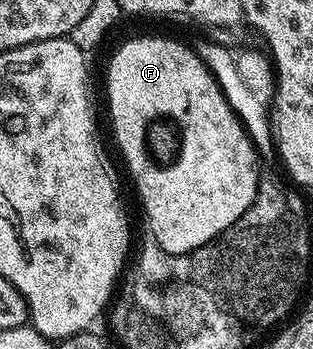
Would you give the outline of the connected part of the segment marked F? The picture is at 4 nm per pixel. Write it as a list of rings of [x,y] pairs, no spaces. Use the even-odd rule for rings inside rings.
[[[140,36],[137,40],[126,41],[108,64],[108,112],[112,115],[112,132],[116,135],[116,144],[124,155],[124,164],[132,175],[132,184],[140,195],[140,204],[148,215],[147,231],[162,250],[170,254],[194,251],[198,246],[213,240],[218,233],[225,232],[254,202],[256,190],[260,186],[262,164],[256,161],[256,148],[248,137],[251,136],[249,129],[245,128],[235,110],[228,105],[220,84],[188,44],[179,44],[164,36]]]

